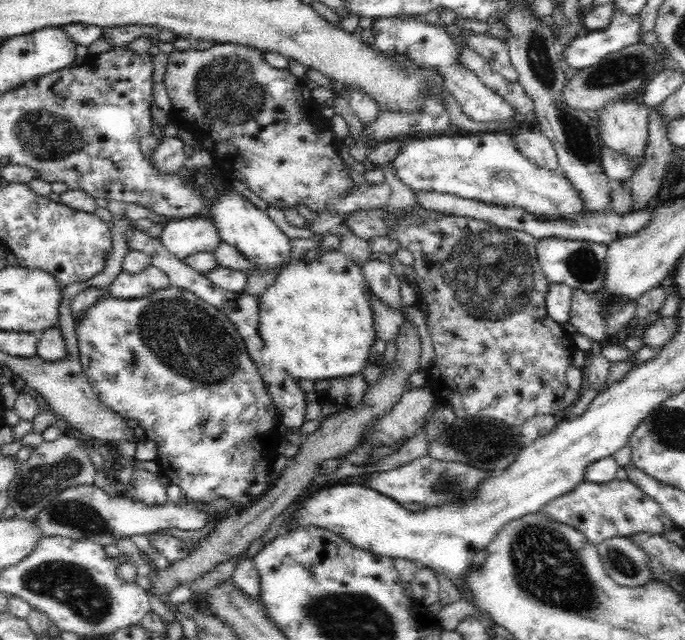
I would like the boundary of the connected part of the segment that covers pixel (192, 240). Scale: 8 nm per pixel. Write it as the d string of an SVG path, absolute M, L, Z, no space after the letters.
M206 215L168 220L158 240L180 260L197 252L212 252L221 241L215 223Z

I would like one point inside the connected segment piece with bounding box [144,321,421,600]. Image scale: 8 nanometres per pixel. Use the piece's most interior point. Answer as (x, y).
(338, 434)

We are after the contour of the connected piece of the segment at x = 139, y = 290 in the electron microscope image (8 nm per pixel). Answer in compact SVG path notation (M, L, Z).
M150 265L138 274L121 271L108 286L109 297L118 299L138 299L153 294L154 291L171 287L168 275L159 267Z

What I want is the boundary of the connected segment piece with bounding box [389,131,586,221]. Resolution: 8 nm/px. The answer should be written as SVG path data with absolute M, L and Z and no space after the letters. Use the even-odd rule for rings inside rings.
M505 131L484 132L482 135L442 135L435 138L415 139L402 143L401 150L389 163L394 169L394 177L400 179L411 191L418 193L436 192L449 194L489 205L517 207L536 216L547 217L549 220L578 220L586 211L579 191L571 185L563 174L549 171L531 163L519 150L510 133Z

